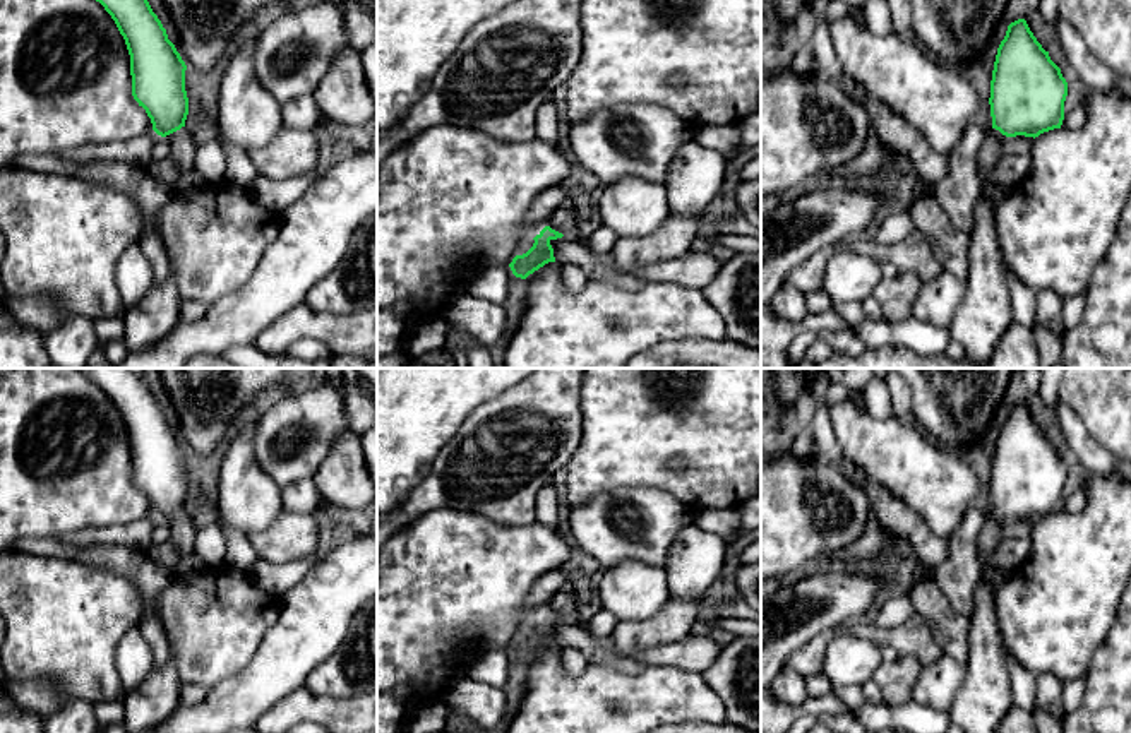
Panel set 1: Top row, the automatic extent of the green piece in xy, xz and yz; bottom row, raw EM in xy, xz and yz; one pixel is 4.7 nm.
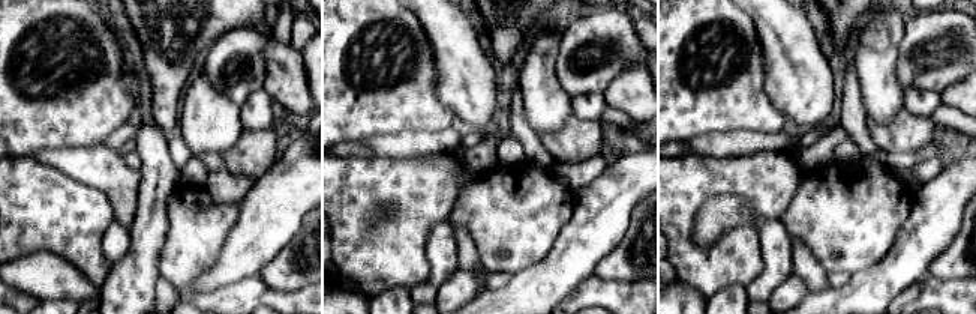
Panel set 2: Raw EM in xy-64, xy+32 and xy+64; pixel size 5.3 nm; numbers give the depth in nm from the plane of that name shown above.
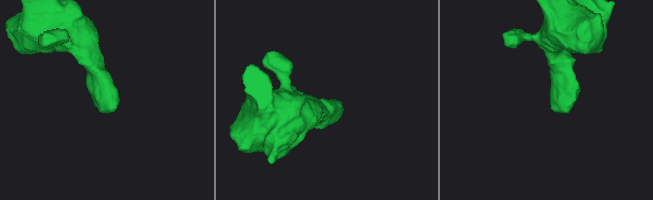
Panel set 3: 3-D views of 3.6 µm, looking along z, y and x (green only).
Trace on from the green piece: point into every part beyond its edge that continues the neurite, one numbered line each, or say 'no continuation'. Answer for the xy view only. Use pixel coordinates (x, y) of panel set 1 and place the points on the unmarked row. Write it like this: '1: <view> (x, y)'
1: xy (184, 533)

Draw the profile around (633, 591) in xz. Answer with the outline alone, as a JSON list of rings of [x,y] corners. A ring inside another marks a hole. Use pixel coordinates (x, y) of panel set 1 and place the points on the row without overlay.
[[[625,560],[605,567],[603,579],[595,587],[595,598],[619,622],[643,622],[670,599],[668,575],[661,567]]]

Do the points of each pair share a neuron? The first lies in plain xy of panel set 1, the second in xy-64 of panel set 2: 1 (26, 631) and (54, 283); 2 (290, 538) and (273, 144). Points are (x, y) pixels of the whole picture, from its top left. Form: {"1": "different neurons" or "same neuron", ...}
{"1": "different neurons", "2": "same neuron"}

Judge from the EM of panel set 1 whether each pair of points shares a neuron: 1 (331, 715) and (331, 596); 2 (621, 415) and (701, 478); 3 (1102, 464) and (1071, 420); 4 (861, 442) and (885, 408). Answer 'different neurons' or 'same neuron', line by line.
1: different neurons
2: same neuron
3: same neuron
4: different neurons

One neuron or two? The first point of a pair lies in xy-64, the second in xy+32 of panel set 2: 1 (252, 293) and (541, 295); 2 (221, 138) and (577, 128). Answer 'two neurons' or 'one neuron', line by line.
1: two neurons
2: two neurons

